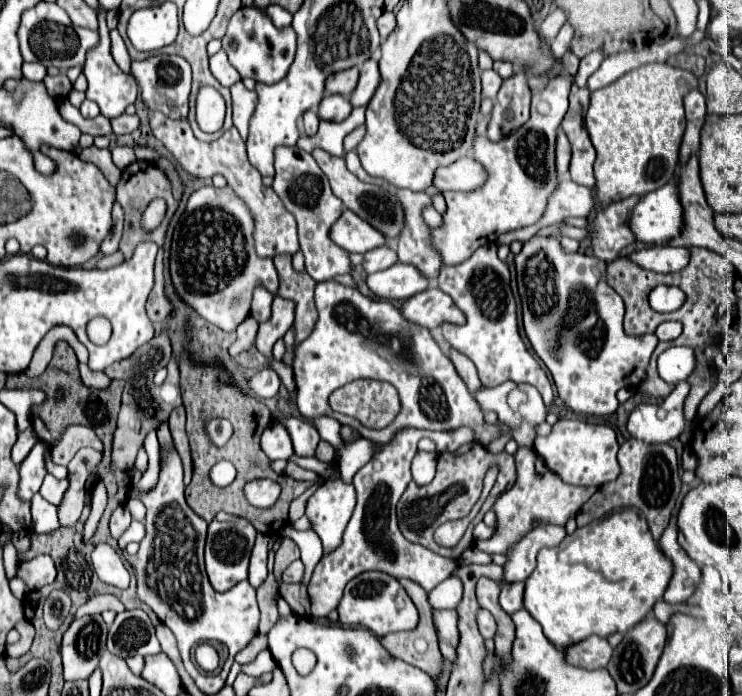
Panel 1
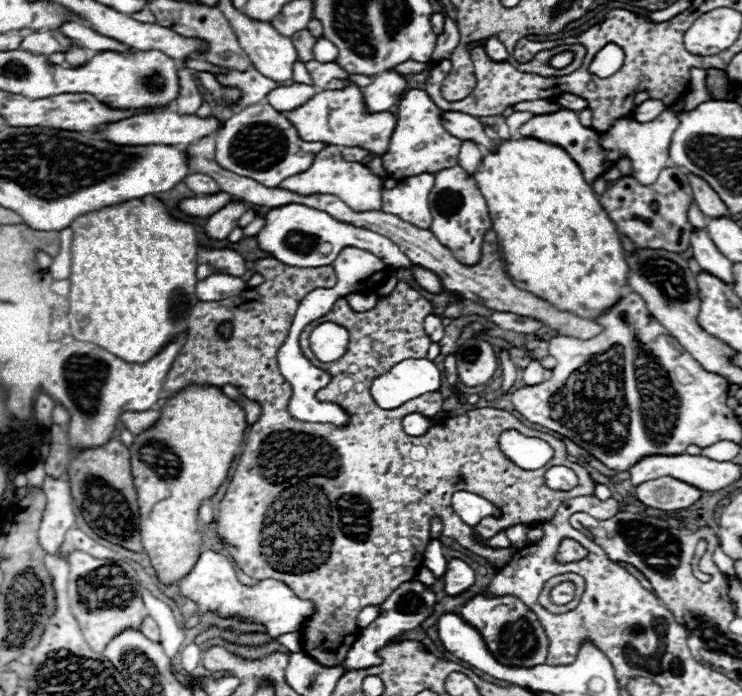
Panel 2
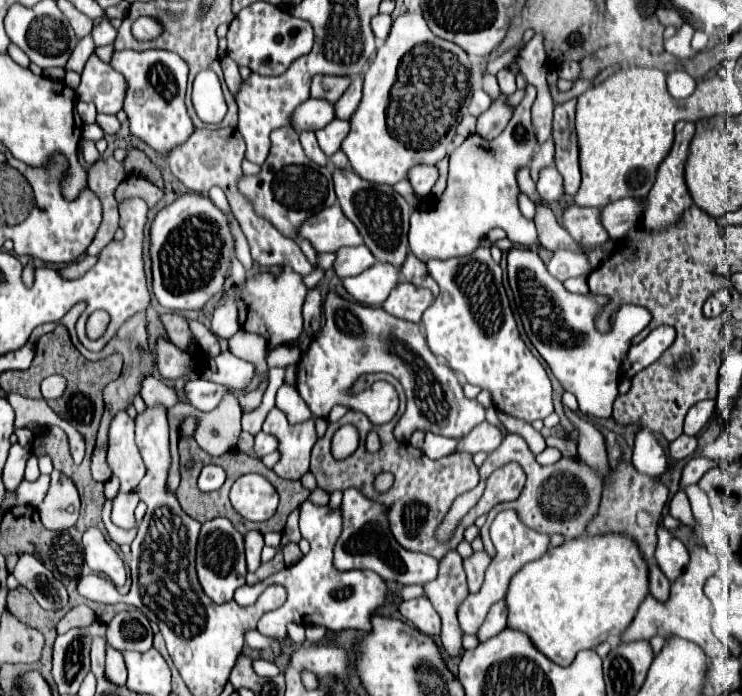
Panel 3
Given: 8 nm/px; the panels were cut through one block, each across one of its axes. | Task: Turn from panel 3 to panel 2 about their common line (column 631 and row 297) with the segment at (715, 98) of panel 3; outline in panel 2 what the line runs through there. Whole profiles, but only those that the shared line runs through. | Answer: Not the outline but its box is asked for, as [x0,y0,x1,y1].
[70,196,198,364]

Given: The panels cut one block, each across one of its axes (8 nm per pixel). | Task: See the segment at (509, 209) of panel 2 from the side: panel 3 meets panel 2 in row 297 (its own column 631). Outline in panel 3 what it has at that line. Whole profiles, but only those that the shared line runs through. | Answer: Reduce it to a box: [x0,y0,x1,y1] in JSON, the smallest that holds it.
[506,532,648,666]

